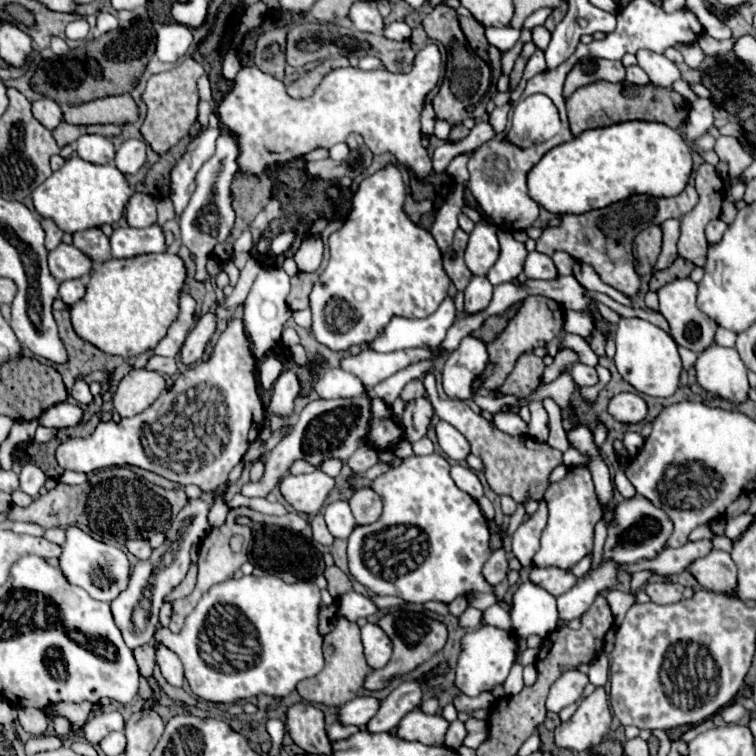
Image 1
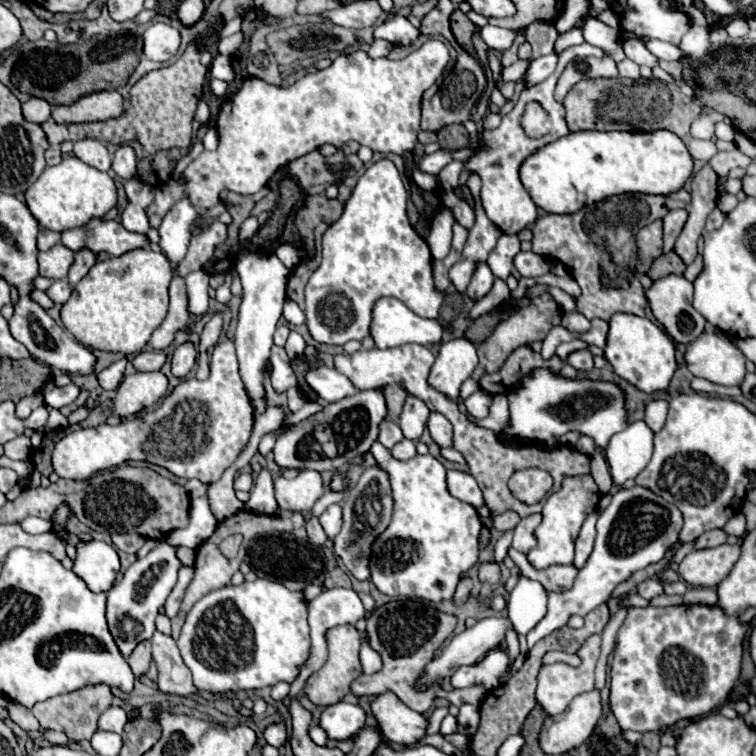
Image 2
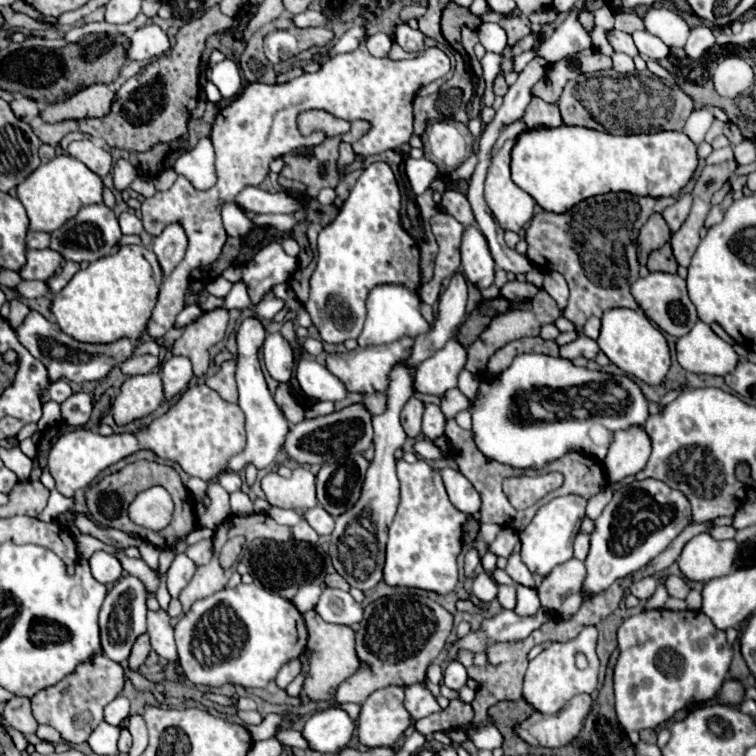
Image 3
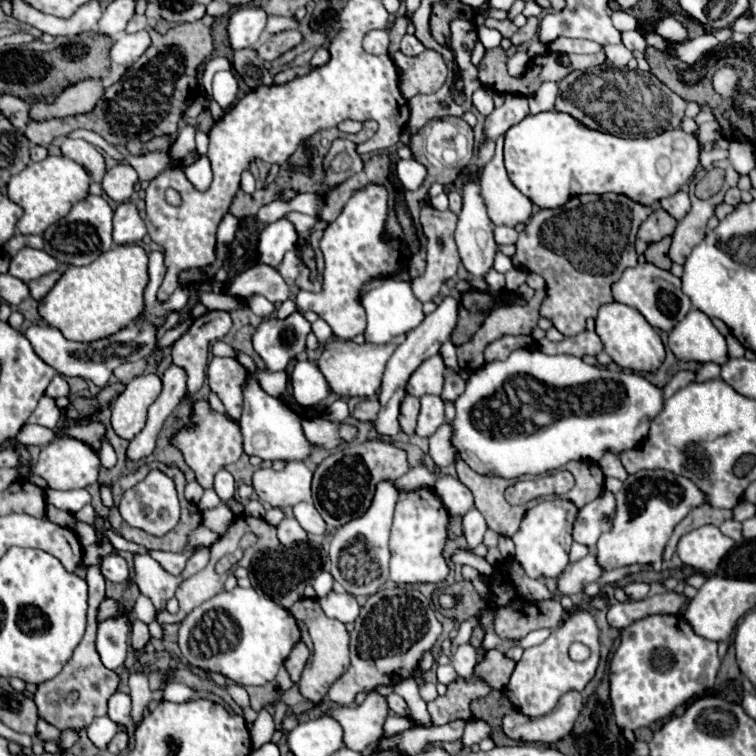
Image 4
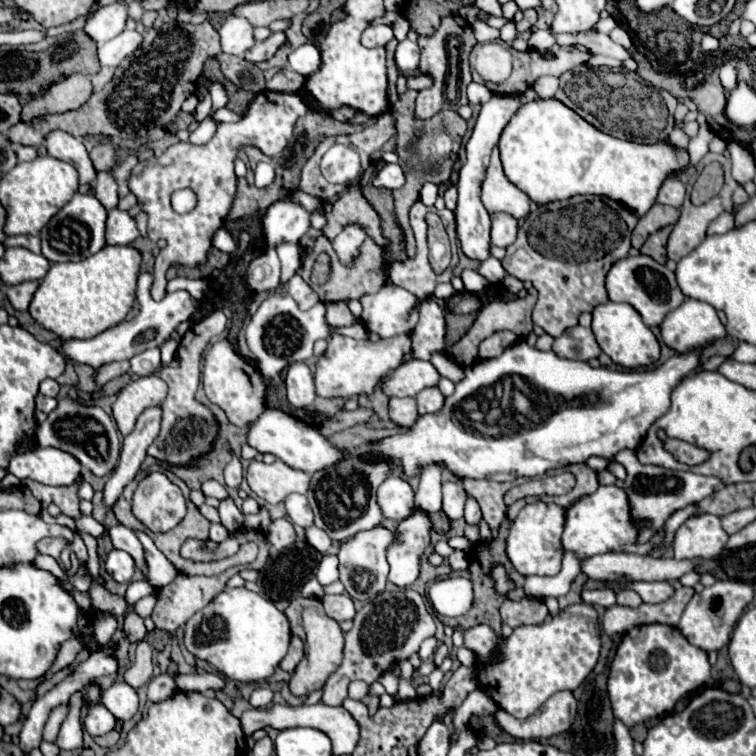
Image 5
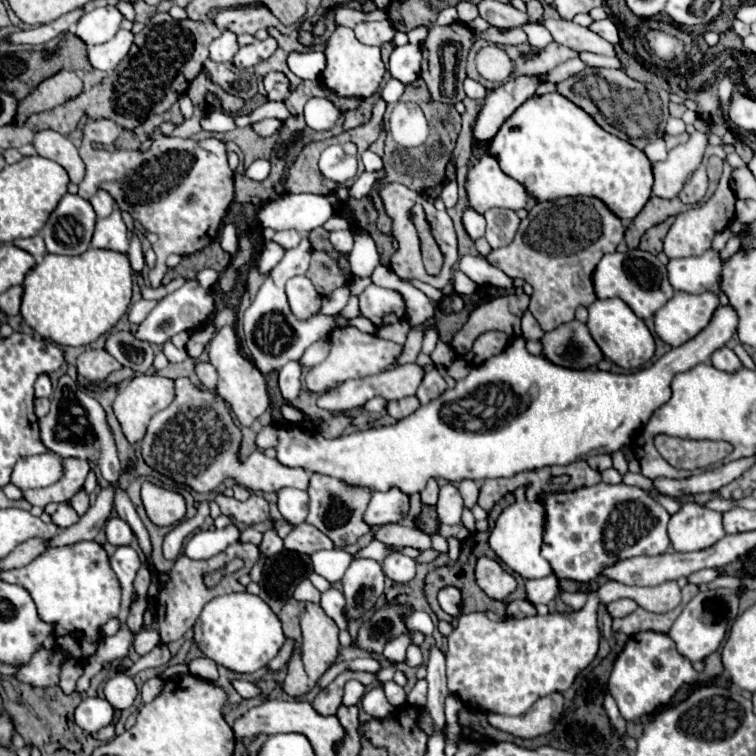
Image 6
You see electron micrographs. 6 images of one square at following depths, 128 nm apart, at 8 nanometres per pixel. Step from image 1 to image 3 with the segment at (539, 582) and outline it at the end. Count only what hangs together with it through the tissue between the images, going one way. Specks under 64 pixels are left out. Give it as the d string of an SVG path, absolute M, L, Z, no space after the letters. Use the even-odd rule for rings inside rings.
M502 528L496 540L490 544L490 552L508 558L514 552L514 540L518 540L518 532L512 528ZM572 558L566 564L556 566L548 576L544 576L542 584L538 586L538 596L542 606L550 610L558 610L560 604L570 596L580 592L582 580L586 578L584 562Z

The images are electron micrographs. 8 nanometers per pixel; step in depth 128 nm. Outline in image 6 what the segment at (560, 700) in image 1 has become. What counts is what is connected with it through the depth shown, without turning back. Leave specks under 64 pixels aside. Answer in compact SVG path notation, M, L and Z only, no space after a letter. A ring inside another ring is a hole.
M608 580L588 594L584 608L572 612L554 612L522 620L504 618L502 622L492 622L480 612L464 614L458 618L458 628L448 636L448 690L462 702L484 712L522 716L538 698L552 692L566 692L576 676L590 666L599 649L598 606L604 600L618 598L632 598L644 610L662 614L680 604L680 588L676 582L646 588Z

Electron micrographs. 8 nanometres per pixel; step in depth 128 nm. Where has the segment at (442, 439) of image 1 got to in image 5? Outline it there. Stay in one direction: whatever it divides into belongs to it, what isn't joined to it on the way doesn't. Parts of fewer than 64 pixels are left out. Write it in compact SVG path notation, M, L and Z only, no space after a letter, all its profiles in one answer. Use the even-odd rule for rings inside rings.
M426 388L426 390L422 390L416 396L416 400L418 400L418 414L420 416L424 416L424 414L436 414L444 406L444 396L440 394L438 388Z

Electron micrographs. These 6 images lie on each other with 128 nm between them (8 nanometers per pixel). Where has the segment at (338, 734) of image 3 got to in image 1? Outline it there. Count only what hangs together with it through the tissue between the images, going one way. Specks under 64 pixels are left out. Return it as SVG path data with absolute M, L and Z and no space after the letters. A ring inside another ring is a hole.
M358 696L352 702L340 706L340 720L342 724L354 724L354 726L366 726L372 716L378 712L380 700L370 696Z

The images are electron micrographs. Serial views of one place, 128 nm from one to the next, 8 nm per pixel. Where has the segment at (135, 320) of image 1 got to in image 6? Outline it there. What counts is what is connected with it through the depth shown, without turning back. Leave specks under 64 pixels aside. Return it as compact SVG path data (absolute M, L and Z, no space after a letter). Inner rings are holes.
M90 248L80 256L58 256L46 254L40 264L26 276L22 294L22 316L24 322L38 332L42 338L50 338L62 346L86 346L98 336L108 332L128 310L132 300L132 268L130 260L122 252Z

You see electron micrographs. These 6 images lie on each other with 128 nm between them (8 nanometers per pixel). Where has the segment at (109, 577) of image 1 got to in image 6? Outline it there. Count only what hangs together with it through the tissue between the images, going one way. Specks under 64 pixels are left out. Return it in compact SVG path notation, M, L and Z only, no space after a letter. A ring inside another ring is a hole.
M120 546L120 548L116 548L114 556L110 558L110 566L112 566L122 588L121 609L118 619L121 625L124 625L129 614L131 597L134 591L133 582L138 568L140 568L140 558L138 558L134 548Z

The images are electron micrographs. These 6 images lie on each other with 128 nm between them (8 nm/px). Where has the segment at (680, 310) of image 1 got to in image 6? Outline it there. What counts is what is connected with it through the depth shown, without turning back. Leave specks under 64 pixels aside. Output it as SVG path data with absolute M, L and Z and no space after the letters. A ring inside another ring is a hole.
M630 250L628 254L620 254L620 252L606 254L596 266L594 288L596 288L596 296L602 300L604 298L624 300L642 320L652 318L674 296L674 288L668 280L666 266L654 254L642 250Z

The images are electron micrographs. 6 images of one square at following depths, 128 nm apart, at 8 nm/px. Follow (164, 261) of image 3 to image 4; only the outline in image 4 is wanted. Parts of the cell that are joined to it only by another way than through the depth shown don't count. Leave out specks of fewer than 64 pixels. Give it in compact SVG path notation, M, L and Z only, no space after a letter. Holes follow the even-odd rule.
M150 252L150 264L148 264L148 274L150 274L150 282L146 286L146 292L144 292L144 298L146 298L146 308L148 308L148 316L144 318L144 322L138 322L138 324L130 324L128 328L108 336L108 338L102 338L102 340L96 340L96 342L72 342L68 338L64 338L64 334L58 330L58 328L52 328L52 326L30 326L24 336L30 340L34 352L48 364L52 366L58 374L66 376L66 378L84 378L84 380L92 380L96 386L104 388L108 384L108 378L112 374L112 370L124 362L136 362L136 360L142 360L142 358L148 358L154 350L156 350L156 330L160 324L164 324L166 320L166 314L172 312L172 310L182 310L186 304L188 304L188 292L184 290L178 290L174 292L164 304L160 304L156 300L156 292L164 280L164 272L166 272L166 264L164 264L164 252Z

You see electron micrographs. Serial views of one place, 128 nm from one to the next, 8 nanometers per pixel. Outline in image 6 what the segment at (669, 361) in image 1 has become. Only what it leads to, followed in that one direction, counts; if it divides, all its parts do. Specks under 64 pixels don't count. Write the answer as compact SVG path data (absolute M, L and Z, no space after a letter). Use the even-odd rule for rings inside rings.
M616 298L596 300L588 308L588 330L590 330L592 338L596 340L596 344L600 346L602 354L622 368L628 368L628 370L640 368L646 362L650 362L654 356L656 346L654 346L654 338L652 338L648 326L622 300L616 300Z

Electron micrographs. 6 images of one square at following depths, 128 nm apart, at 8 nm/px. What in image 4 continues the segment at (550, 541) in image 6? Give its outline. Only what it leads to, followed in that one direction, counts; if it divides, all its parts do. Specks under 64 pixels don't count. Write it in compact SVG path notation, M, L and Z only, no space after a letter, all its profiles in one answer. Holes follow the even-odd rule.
M604 490L594 502L580 508L578 518L574 522L574 534L572 534L574 540L592 550L600 534L610 530L614 508L616 508L616 500L614 494L608 490Z

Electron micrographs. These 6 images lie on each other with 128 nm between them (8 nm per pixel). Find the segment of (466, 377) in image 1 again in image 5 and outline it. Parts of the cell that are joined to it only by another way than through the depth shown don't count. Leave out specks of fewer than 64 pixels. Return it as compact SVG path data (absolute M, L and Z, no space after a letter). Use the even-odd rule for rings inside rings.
M410 360L388 374L384 380L384 392L388 396L416 396L424 388L438 386L440 374L426 360Z

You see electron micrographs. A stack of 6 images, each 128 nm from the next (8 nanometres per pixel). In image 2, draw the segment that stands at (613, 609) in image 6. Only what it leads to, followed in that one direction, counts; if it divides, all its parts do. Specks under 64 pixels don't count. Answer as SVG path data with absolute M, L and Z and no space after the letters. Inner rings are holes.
M648 578L648 580L644 580L644 582L638 584L638 594L640 594L642 598L650 600L650 598L654 598L654 596L664 594L664 588L662 588L662 584L660 584L656 578Z

